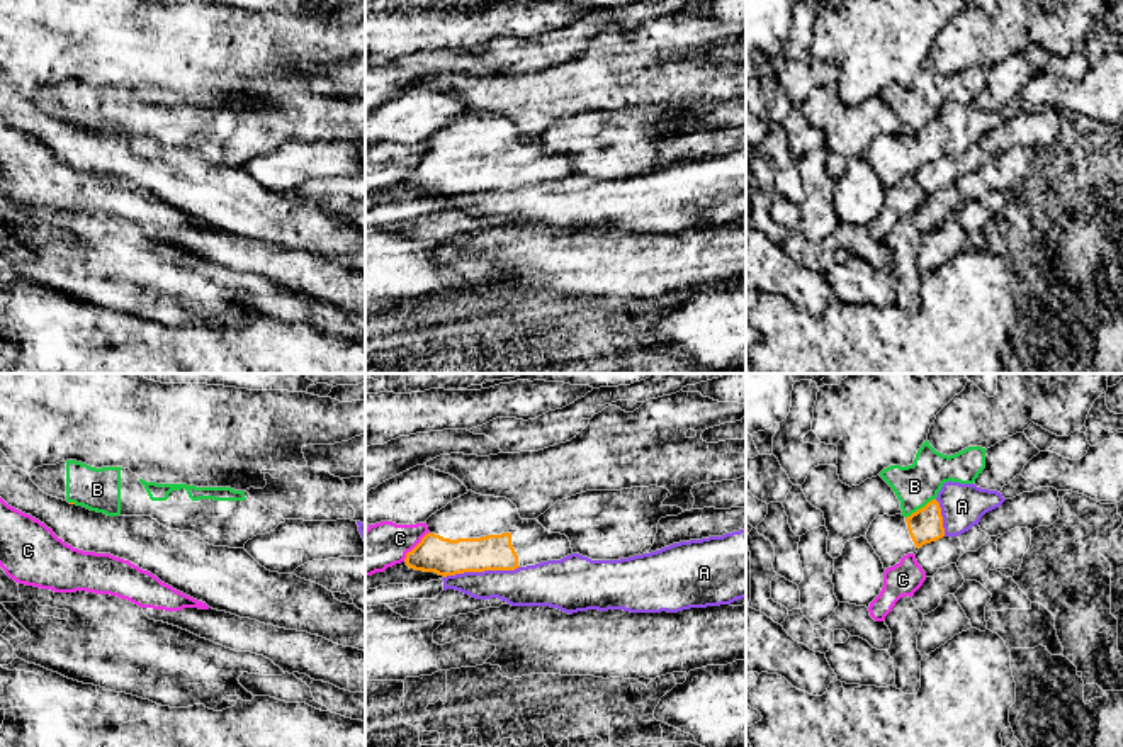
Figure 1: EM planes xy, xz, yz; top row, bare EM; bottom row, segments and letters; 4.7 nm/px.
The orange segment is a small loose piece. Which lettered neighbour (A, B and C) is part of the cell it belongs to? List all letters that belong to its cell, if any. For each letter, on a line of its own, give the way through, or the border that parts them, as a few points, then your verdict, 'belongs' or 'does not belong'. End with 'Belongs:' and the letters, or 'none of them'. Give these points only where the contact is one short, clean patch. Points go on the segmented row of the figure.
A: border along xz (519, 566), (513, 569), (464, 571), (444, 578); does not belong
B: does not belong
C: does not belong
Belongs: none of them

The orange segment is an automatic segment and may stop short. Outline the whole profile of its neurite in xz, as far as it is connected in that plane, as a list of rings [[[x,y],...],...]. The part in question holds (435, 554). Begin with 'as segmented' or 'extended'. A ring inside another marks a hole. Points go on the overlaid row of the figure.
extended; [[[469,491],[425,523],[428,533],[404,562],[409,569],[443,577],[515,570],[573,553],[566,535],[549,533],[537,520],[522,520],[506,497]]]

